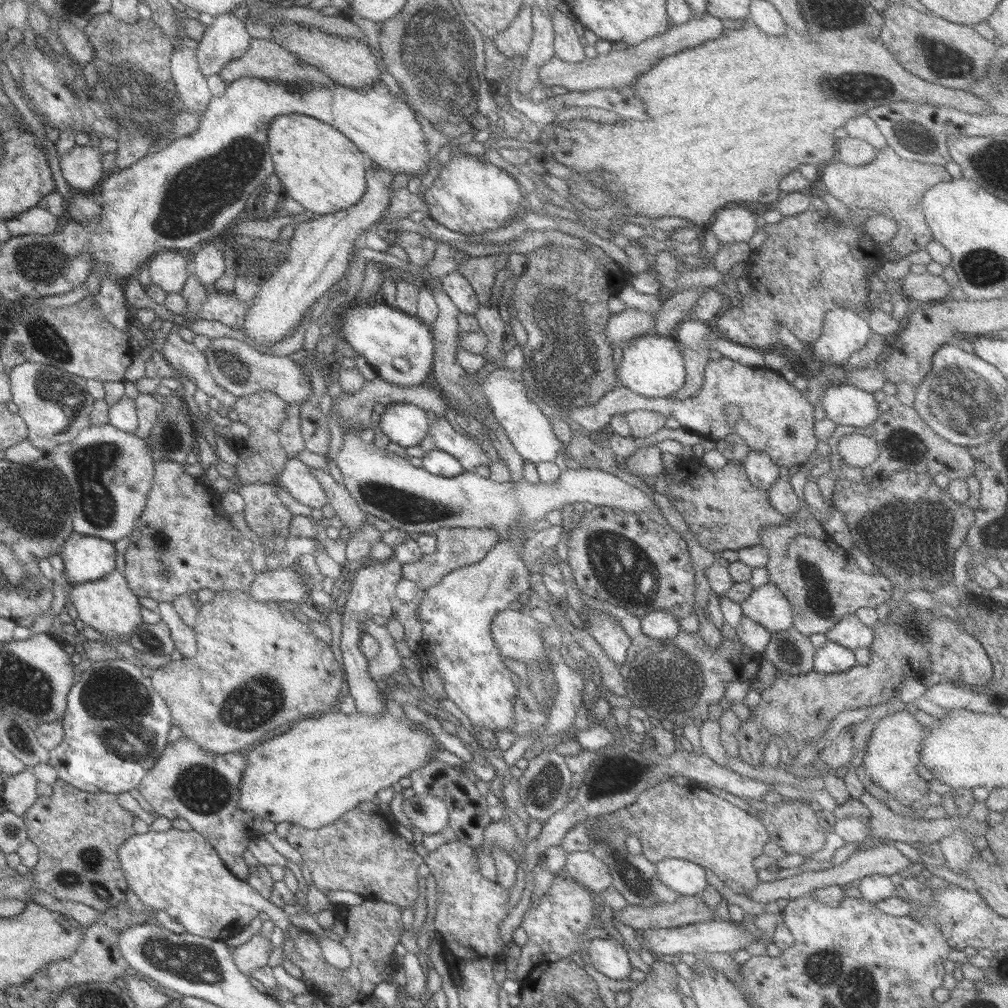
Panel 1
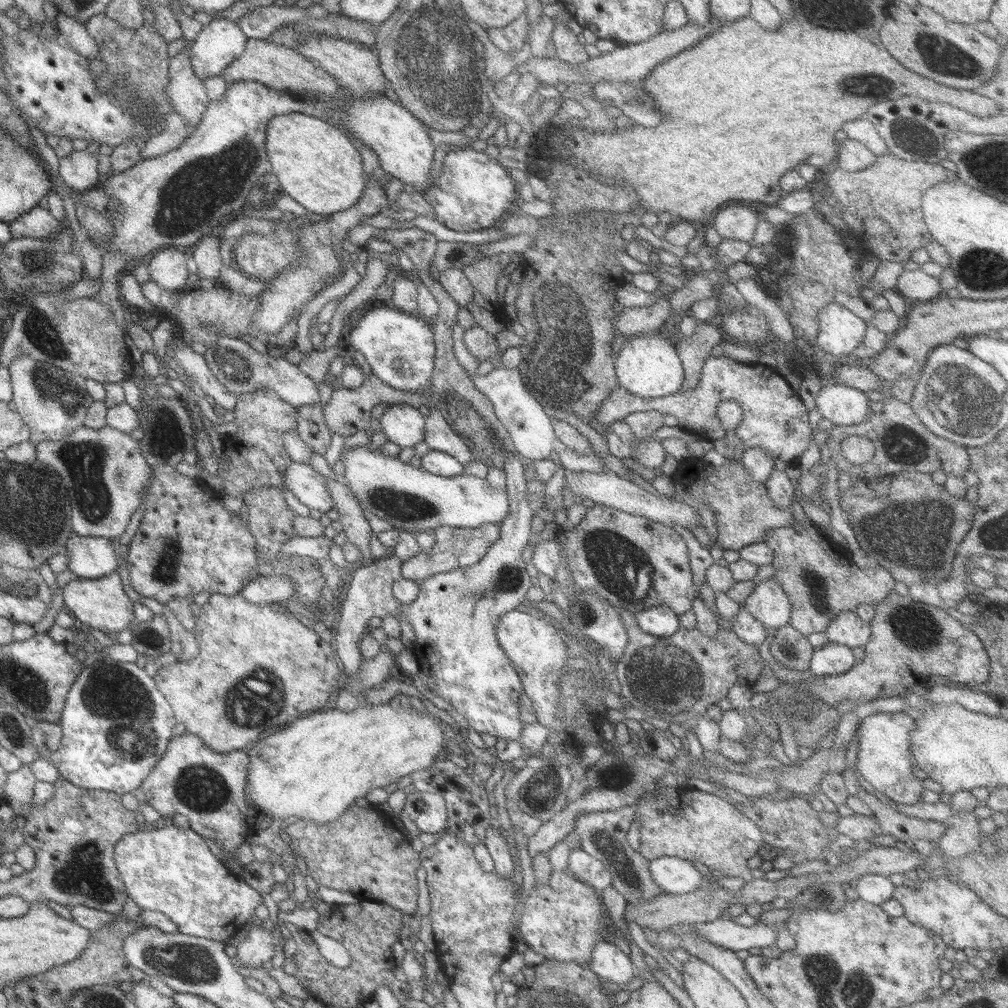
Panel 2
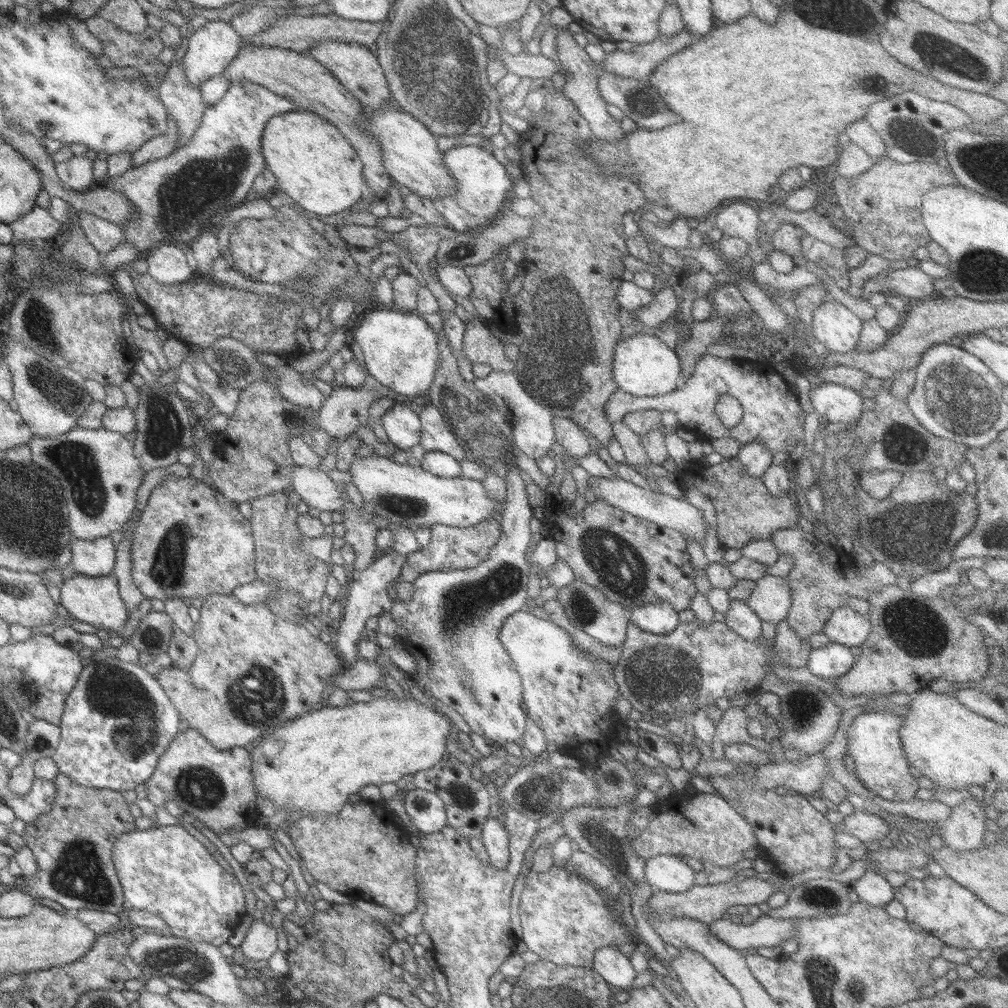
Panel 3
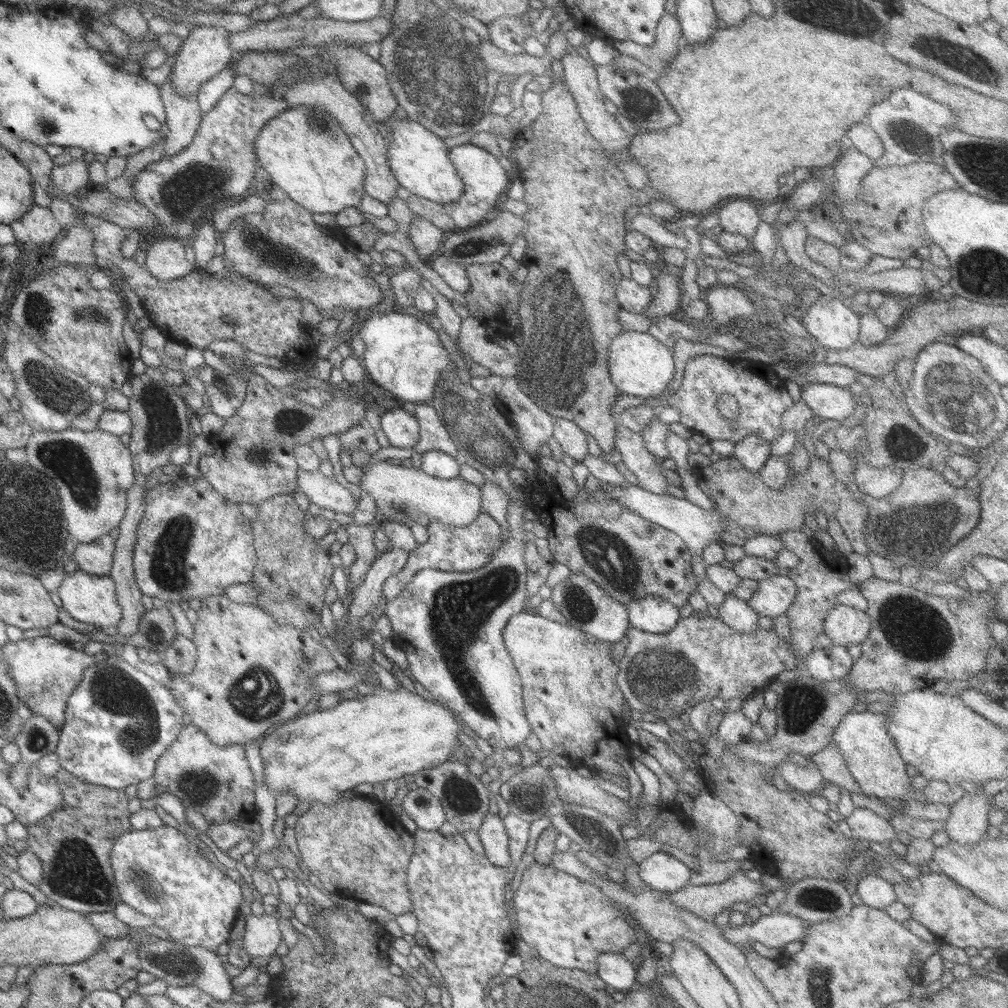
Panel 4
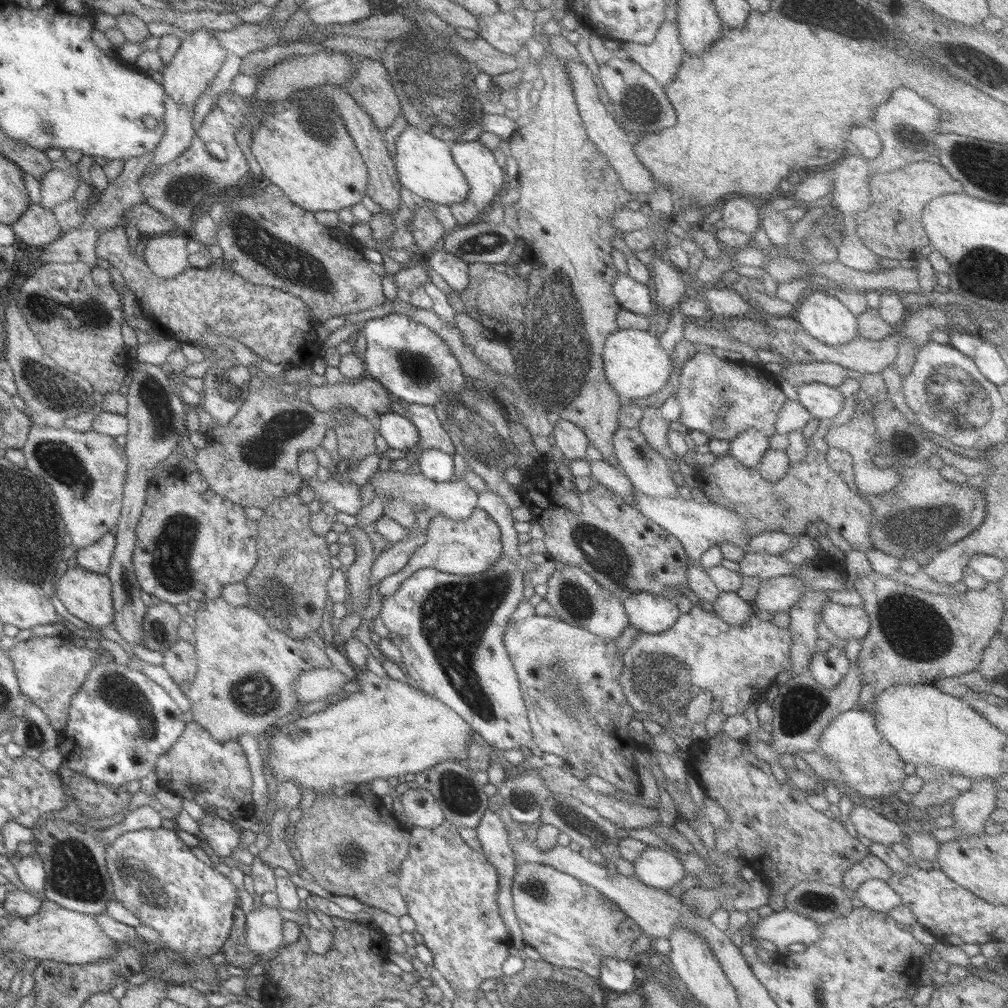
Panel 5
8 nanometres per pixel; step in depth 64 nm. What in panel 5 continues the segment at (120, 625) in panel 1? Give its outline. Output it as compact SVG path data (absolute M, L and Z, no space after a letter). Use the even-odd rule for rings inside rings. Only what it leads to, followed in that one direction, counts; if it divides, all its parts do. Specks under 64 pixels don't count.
M62 567L54 586L57 600L63 604L67 612L96 630L109 627L113 622L113 606L111 604L111 584L102 573L89 572L81 567Z

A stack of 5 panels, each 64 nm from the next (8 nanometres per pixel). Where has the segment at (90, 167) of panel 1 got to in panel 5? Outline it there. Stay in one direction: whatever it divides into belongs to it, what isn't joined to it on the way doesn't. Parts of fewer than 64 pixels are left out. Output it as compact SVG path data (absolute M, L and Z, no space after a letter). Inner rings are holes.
M73 165L71 170L49 168L41 175L41 200L39 200L38 206L51 211L55 205L67 201L73 195L79 181L81 181L81 177L76 165Z

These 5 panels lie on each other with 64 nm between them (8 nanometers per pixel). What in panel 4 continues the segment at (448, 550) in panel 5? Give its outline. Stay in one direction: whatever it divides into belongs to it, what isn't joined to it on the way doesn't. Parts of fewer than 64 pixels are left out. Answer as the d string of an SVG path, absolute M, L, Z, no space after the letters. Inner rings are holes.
M483 511L477 513L473 522L465 526L449 526L437 520L429 521L425 526L427 539L420 545L417 544L407 554L407 560L403 568L397 572L397 576L389 576L383 581L381 594L385 600L389 600L411 580L417 571L423 569L440 570L441 572L471 572L481 568L491 560L493 552L499 548L501 528L490 516Z

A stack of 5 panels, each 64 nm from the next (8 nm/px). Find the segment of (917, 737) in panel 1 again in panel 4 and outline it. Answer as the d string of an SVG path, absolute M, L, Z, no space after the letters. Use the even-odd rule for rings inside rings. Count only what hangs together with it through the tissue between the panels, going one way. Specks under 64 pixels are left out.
M849 712L846 713L837 727L831 732L826 747L838 749L842 757L845 769L861 790L861 794L866 797L875 798L902 798L903 794L912 791L909 778L905 772L906 765L889 734L885 731L886 716L872 714L871 712Z

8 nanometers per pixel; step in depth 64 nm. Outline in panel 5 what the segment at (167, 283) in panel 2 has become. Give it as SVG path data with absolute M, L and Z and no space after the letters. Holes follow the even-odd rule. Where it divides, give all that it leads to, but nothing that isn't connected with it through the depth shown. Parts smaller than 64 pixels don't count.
M183 233L142 238L145 244L142 258L155 277L171 279L189 268L185 252L187 238Z

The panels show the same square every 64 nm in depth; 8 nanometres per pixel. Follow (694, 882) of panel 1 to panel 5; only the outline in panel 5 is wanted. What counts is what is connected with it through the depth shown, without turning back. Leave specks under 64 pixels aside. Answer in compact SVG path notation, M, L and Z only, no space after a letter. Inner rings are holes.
M647 845L631 864L637 880L662 891L673 888L685 875L685 868L675 855L651 845Z

